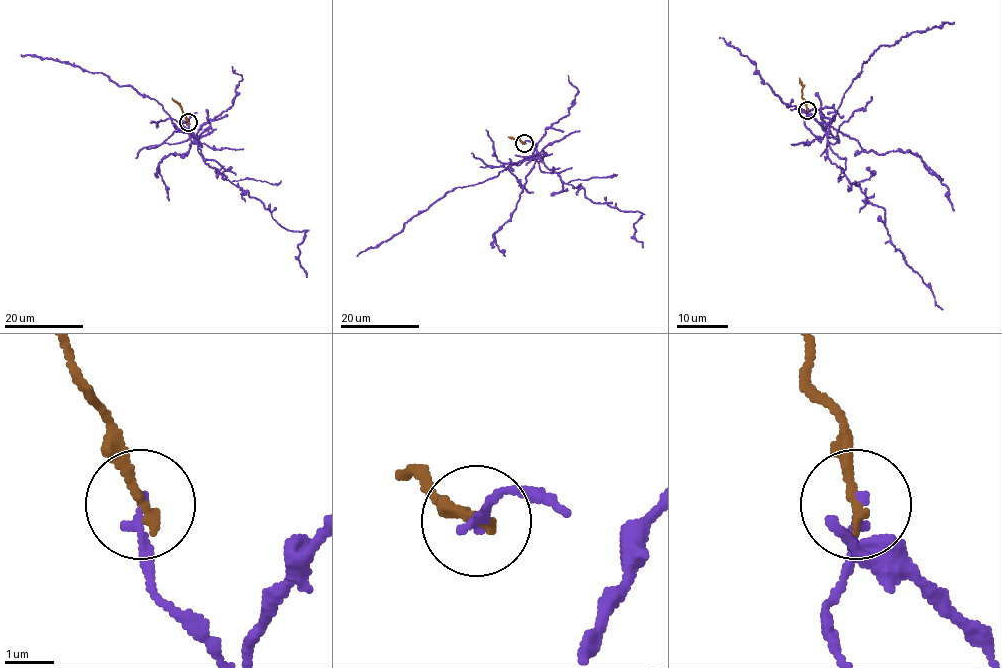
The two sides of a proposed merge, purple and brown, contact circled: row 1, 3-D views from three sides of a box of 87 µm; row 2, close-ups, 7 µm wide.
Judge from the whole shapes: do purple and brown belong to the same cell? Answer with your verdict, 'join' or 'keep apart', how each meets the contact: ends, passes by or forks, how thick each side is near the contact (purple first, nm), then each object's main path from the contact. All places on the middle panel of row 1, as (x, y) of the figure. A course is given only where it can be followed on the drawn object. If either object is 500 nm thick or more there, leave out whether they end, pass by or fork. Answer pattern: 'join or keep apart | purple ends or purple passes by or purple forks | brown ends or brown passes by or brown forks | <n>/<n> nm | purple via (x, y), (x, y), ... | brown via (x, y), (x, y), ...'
keep apart | purple ends | brown ends | 190/240 nm | purple via (523, 142), (534, 145), (532, 157), (583, 188), (594, 202), (642, 213), (634, 224), (642, 247) | brown via (523, 142), (508, 136)

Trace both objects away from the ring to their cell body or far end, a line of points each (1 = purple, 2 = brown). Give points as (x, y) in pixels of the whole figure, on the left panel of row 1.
1: (187, 123), (209, 166), (258, 200), (283, 227), (306, 230), (298, 245), (306, 276)
2: (187, 123), (182, 108), (172, 98)

